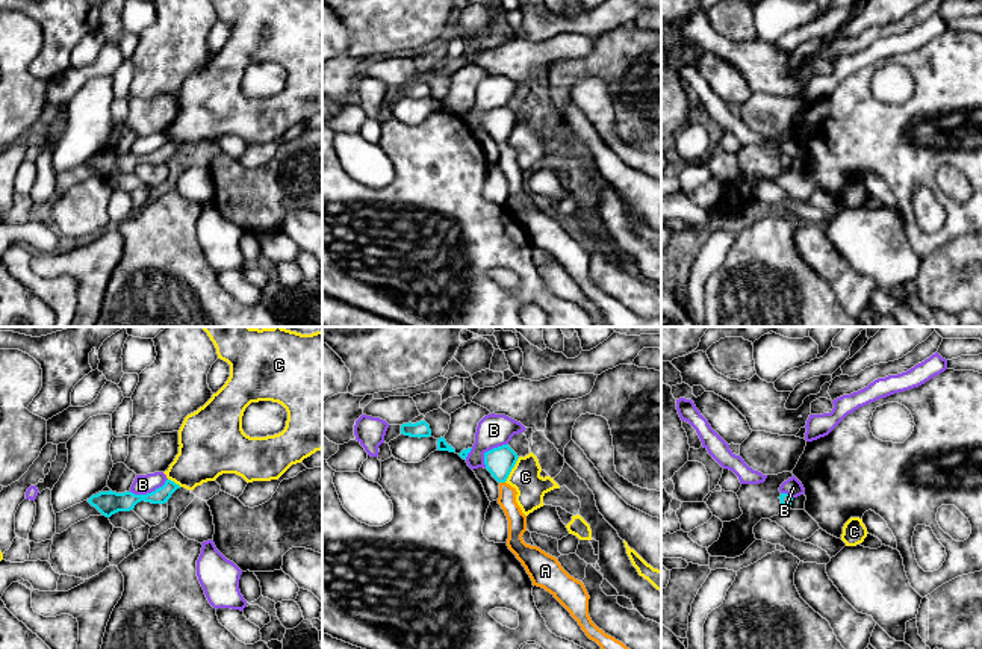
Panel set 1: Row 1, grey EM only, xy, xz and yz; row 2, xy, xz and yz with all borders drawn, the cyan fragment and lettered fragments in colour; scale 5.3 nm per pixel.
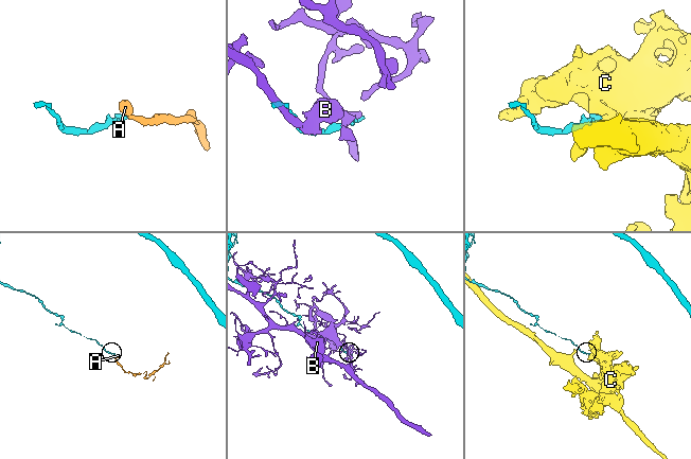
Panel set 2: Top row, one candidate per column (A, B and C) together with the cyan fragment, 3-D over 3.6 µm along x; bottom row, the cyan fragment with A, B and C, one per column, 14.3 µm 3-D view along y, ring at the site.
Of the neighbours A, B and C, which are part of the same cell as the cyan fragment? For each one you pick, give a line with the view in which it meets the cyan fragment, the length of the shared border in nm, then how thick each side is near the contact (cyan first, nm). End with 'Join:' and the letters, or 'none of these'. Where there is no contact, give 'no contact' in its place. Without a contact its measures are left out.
A: contact in xz; length 30 nm; calibres 150 and 100 nm
Join: A

